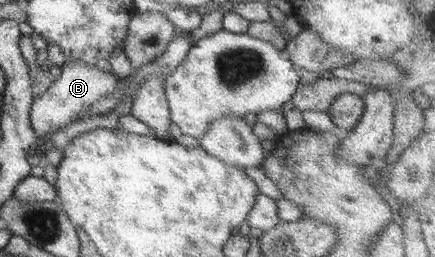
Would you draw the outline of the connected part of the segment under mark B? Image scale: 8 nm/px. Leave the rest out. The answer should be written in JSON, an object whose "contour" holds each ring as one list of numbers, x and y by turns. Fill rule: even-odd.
{"contour":[[67,61,58,79,54,79,46,91,34,96,30,110,31,126,44,143,47,137,56,131,65,129,72,121,76,121,81,113,85,113,107,93,112,93,118,76,110,71,102,71,83,61]]}

